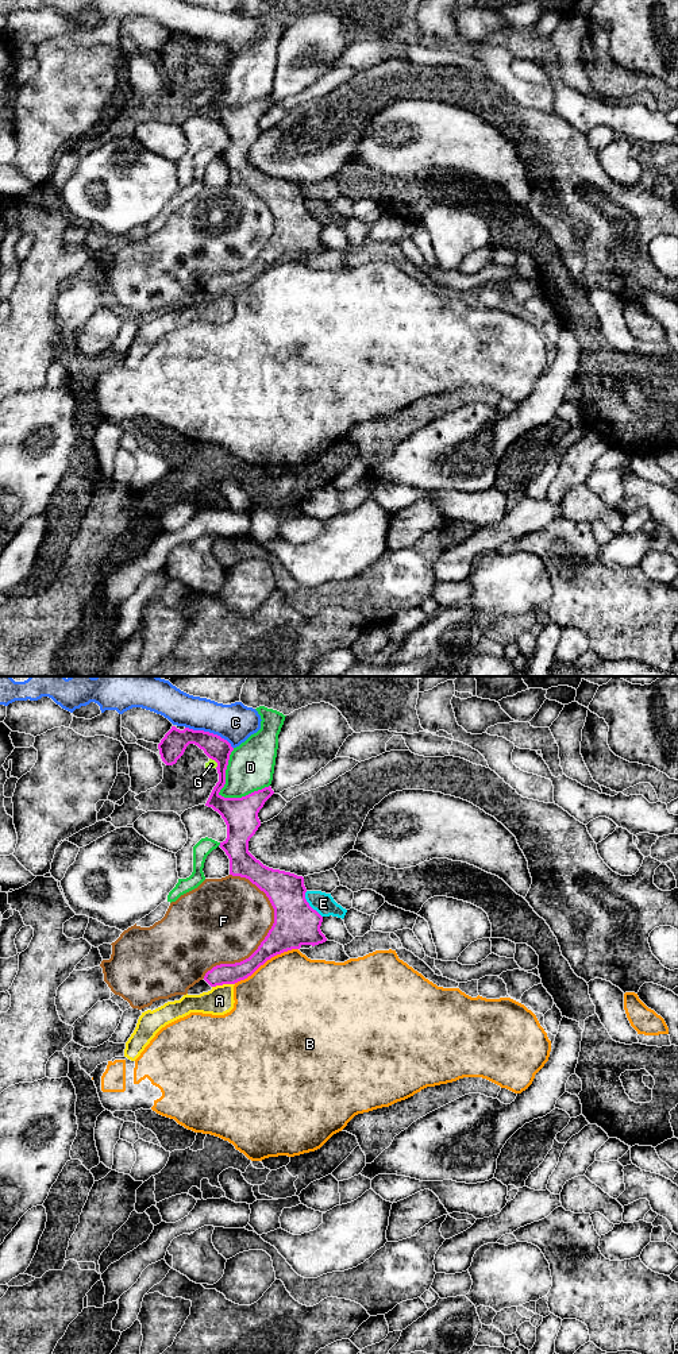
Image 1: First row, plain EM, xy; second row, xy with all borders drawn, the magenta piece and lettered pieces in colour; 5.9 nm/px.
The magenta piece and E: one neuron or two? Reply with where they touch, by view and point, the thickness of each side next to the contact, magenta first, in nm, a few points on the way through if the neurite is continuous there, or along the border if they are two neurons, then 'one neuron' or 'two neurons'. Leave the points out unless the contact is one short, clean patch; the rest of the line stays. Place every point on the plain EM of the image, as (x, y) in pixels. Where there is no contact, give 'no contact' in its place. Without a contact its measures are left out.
contact xy (308, 213); calibres 260 and 120 nm; two neurons

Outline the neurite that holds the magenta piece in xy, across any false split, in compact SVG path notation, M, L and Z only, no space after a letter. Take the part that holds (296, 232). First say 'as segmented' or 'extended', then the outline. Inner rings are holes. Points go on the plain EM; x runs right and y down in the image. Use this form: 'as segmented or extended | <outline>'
as segmented | M172 35L158 53L162 70L166 74L176 73L189 53L197 54L217 72L219 90L205 115L217 120L227 134L227 147L219 155L230 167L230 184L249 188L266 202L274 217L271 238L249 267L216 274L204 285L211 296L235 293L277 263L300 258L303 254L325 251L327 247L320 239L323 225L307 211L303 185L269 177L249 161L249 150L261 135L258 121L274 103L271 96L242 107L221 105L219 101L226 93L226 78L234 57L220 45L204 39L180 39Z

